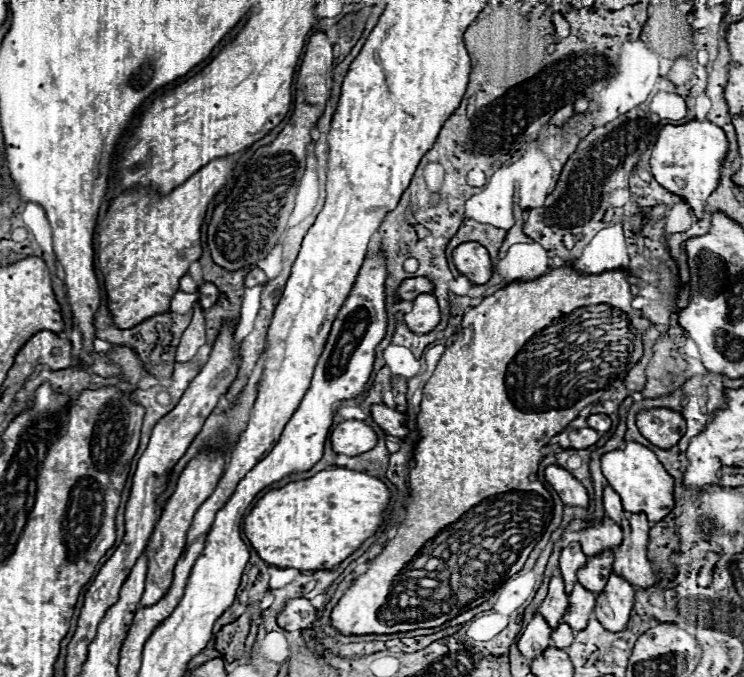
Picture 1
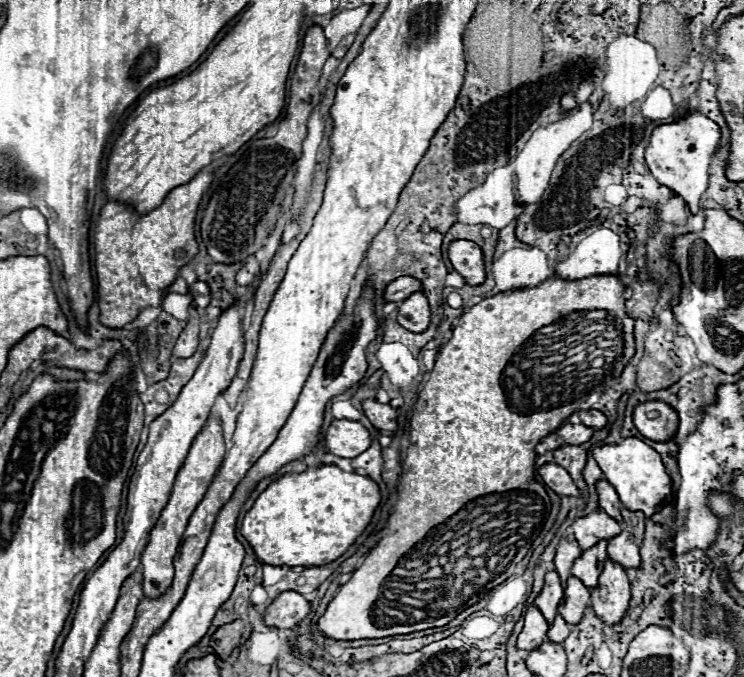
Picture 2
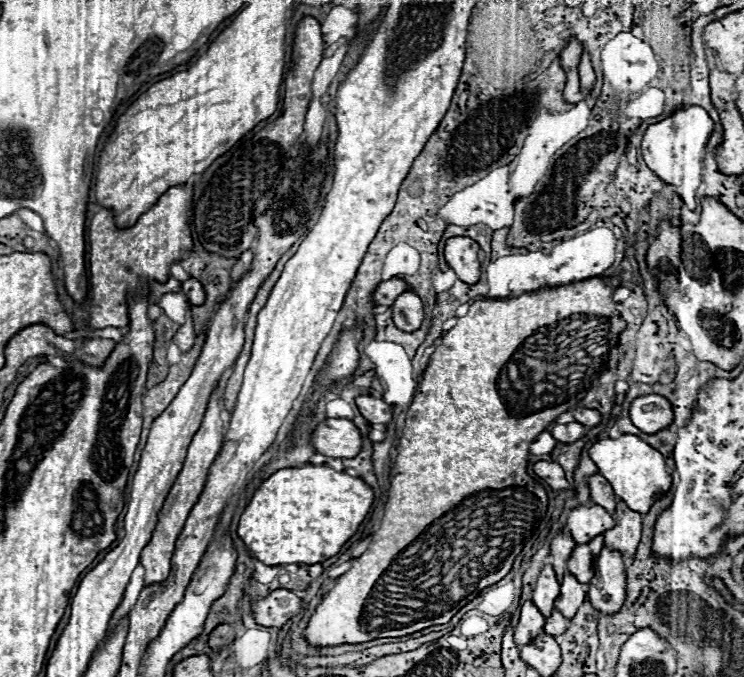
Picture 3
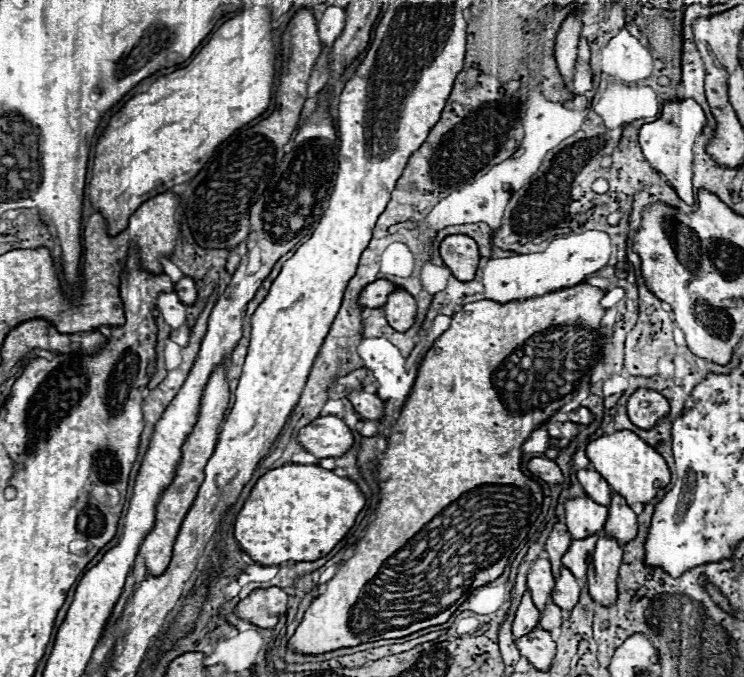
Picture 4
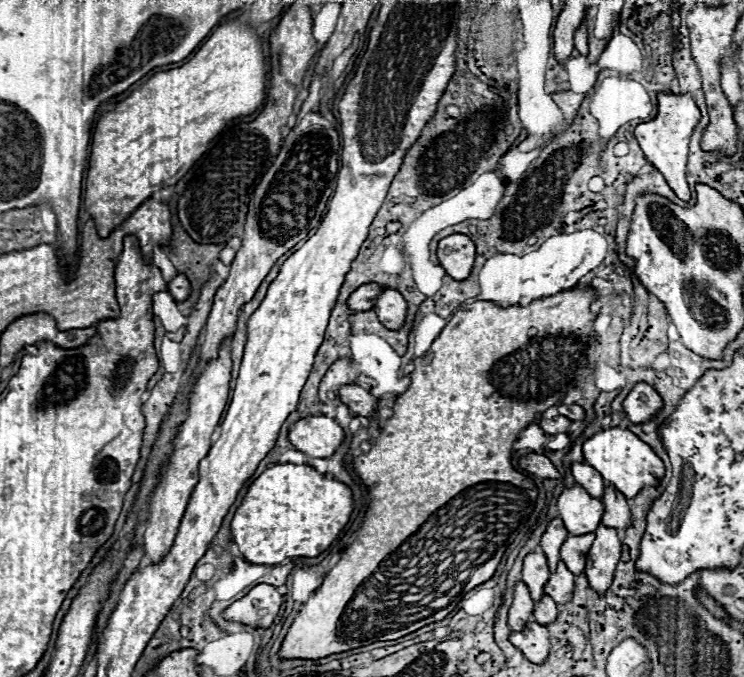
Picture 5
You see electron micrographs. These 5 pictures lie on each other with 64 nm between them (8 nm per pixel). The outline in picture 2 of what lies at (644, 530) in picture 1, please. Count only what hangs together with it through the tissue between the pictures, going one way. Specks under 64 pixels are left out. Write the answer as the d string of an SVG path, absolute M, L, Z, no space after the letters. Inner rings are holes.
M620 508L624 518L624 530L608 540L608 554L614 562L622 564L624 570L640 566L640 544L644 534L644 514Z

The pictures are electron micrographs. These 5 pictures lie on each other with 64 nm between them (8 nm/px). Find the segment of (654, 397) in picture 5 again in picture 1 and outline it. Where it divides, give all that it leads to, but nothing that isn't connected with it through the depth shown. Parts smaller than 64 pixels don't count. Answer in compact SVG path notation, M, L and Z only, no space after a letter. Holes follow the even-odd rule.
M668 408L640 410L636 416L636 426L654 446L674 446L674 442L678 442L686 430L682 416Z

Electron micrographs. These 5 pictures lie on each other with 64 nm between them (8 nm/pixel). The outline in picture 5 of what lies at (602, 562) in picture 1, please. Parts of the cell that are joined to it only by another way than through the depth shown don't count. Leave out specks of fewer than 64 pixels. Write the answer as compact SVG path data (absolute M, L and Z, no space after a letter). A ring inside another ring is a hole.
M568 534L560 548L562 562L568 566L572 574L580 574L586 564L586 550L590 550L590 542L594 542L594 534Z

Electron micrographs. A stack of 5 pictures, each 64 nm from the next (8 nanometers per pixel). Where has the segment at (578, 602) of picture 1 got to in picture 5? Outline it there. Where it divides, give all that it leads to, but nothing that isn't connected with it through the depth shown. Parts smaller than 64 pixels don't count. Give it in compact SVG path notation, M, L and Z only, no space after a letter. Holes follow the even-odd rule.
M558 562L556 572L552 572L548 576L544 592L550 594L556 600L556 604L562 604L562 602L570 600L572 588L574 588L574 574L562 562Z

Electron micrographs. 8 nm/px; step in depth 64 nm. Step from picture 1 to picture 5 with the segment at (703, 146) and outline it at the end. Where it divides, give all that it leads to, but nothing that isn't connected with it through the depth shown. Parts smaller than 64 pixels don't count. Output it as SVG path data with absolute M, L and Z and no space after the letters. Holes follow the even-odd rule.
M658 92L658 114L650 122L636 126L634 136L644 150L646 160L664 176L668 186L680 200L690 200L690 190L686 184L686 160L688 160L688 142L694 126L700 120L700 110L690 98L690 94L670 94Z

